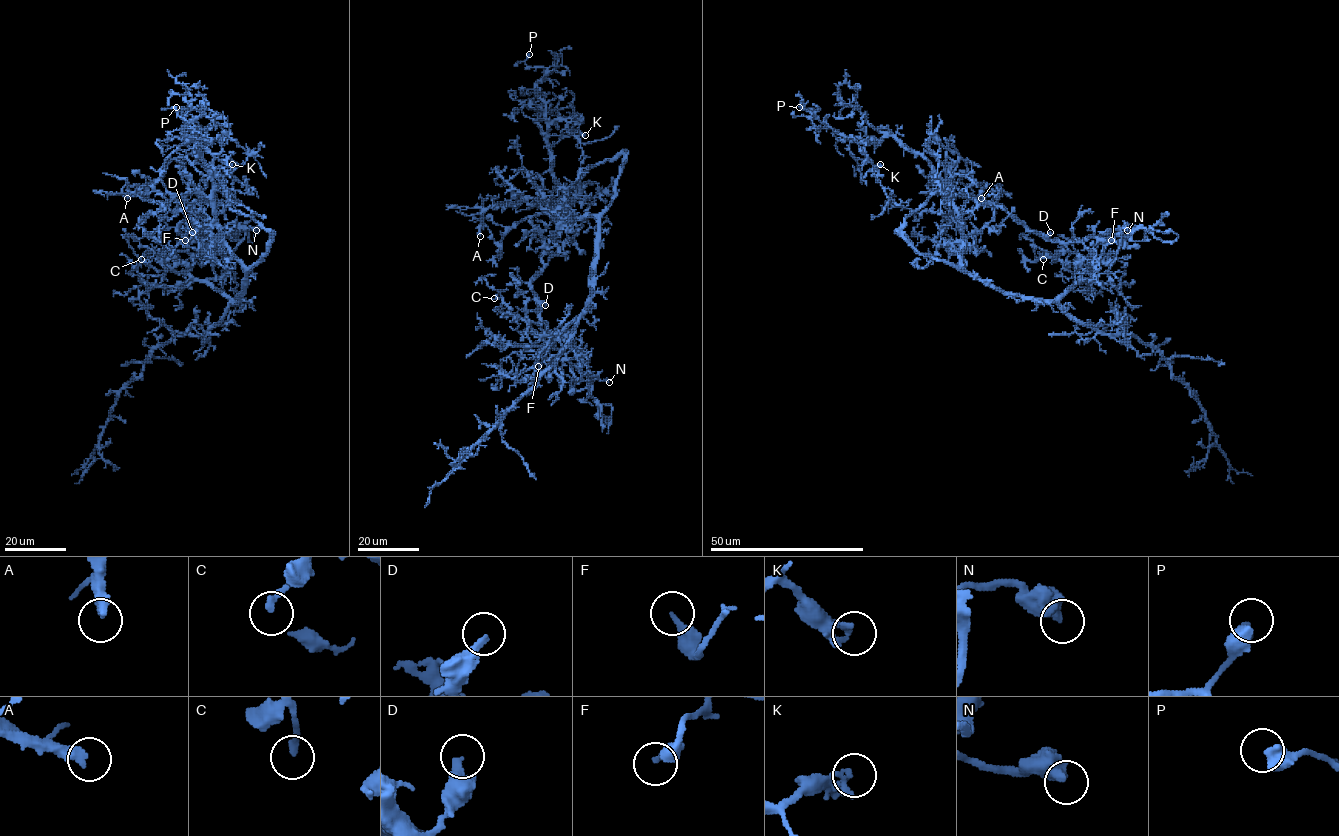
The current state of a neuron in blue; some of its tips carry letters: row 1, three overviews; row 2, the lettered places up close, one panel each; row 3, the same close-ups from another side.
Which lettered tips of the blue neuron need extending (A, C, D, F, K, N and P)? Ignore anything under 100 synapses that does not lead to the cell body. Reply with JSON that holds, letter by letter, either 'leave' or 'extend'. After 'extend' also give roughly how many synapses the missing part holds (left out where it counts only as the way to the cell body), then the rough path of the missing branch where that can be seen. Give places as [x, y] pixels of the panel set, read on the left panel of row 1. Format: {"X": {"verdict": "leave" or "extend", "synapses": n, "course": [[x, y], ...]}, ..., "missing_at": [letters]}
{"A": {"verdict": "extend", "synapses": 100, "course": [[127, 198], [123, 230], [125, 227], [129, 231]]}, "C": {"verdict": "leave"}, "D": {"verdict": "leave"}, "F": {"verdict": "leave"}, "K": {"verdict": "leave"}, "N": {"verdict": "leave"}, "P": {"verdict": "leave"}, "missing_at": ["A"]}

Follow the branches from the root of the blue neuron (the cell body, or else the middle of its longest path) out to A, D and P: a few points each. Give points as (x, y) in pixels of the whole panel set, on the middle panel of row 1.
A: (592, 265), (598, 221), (572, 217), (552, 201), (497, 204), (484, 213), (480, 236)
D: (592, 265), (590, 304), (560, 330), (541, 337), (547, 349), (540, 318), (541, 304), (545, 305)
P: (592, 265), (598, 221), (568, 212), (552, 174), (545, 103), (536, 90), (546, 69), (529, 67), (529, 54)

